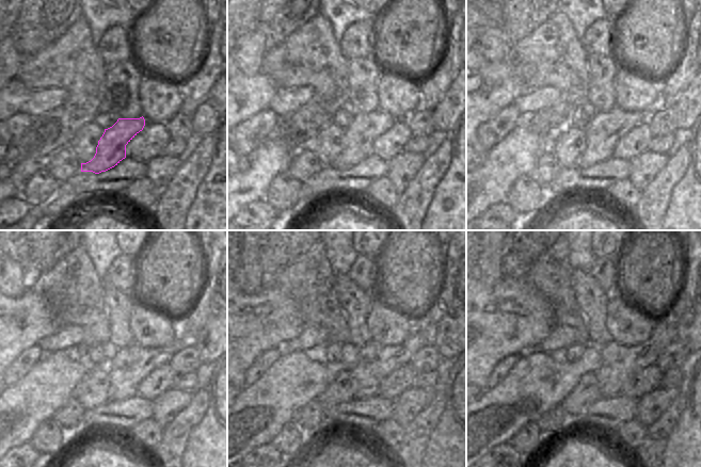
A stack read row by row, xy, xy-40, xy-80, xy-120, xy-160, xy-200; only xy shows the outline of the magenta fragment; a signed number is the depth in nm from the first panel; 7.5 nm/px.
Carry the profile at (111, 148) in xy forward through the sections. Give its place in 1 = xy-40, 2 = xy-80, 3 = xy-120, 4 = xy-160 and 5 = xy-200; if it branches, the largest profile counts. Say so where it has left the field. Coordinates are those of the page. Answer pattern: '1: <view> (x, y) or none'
1: xy-40 (366, 127)
2: xy-80 (604, 130)
3: xy-120 (131, 365)
4: xy-160 (376, 361)
5: xy-200 (620, 364)

